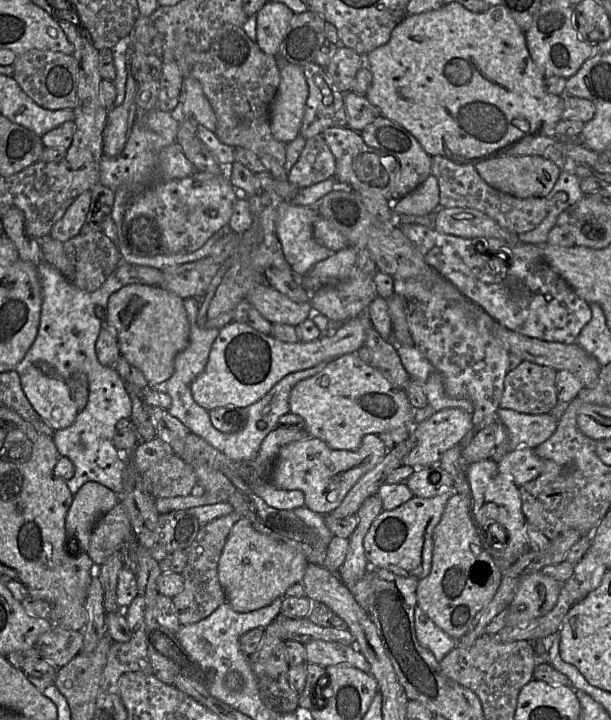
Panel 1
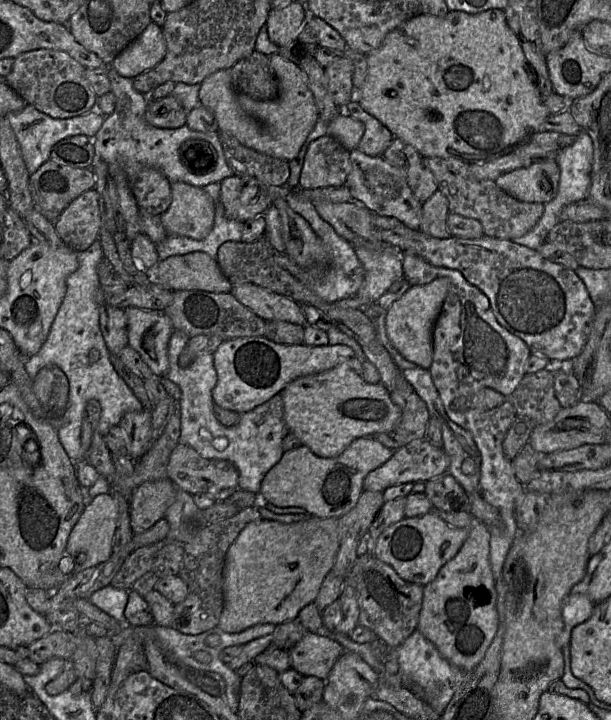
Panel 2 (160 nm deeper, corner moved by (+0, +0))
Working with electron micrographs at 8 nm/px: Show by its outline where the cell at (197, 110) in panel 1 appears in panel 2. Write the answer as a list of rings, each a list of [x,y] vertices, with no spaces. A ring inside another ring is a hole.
[[[279,52],[270,56],[270,68],[278,85],[278,93],[275,98],[267,101],[256,100],[245,93],[238,92],[233,85],[231,70],[223,69],[214,72],[201,82],[200,104],[214,114],[218,123],[218,131],[233,136],[246,147],[290,161],[298,156],[309,133],[314,129],[319,119],[319,112],[313,93],[309,89],[306,75],[299,65],[285,59]]]

